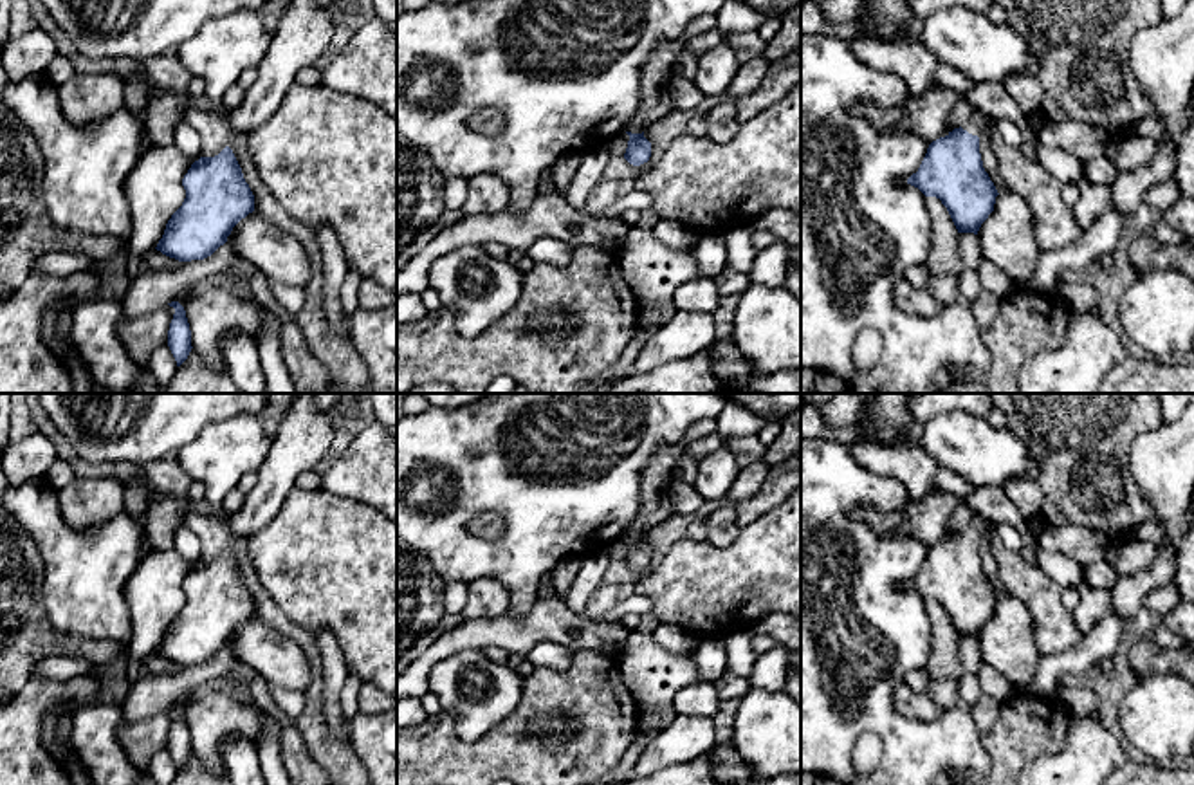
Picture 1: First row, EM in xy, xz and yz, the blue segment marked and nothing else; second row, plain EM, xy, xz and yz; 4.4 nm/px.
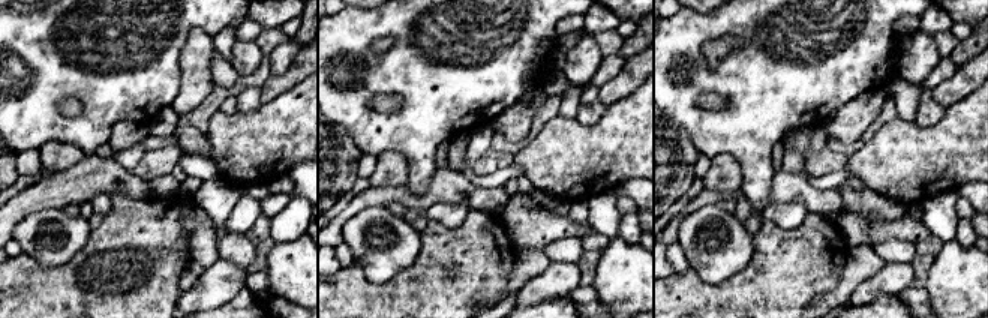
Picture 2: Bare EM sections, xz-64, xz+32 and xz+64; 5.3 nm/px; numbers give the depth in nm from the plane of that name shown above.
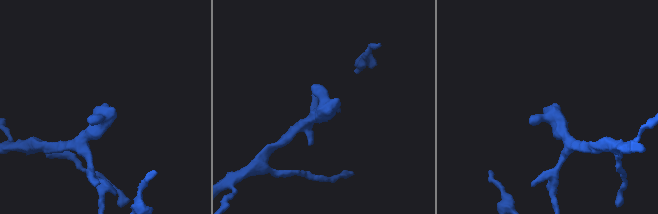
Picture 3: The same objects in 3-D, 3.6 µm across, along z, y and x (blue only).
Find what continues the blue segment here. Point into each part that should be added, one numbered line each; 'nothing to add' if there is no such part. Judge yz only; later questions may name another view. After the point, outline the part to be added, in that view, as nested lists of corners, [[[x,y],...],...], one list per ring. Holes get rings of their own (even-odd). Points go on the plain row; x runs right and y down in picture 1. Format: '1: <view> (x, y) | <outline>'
1: yz (976, 526) | [[[965,511],[967,522],[963,523],[961,532],[967,534],[972,540],[979,540],[983,534],[988,534],[990,522],[974,513],[974,511]]]

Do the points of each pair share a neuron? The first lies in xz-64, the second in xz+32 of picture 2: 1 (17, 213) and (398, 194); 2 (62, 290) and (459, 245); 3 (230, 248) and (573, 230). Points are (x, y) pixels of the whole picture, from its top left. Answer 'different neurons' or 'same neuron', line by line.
1: same neuron
2: same neuron
3: different neurons

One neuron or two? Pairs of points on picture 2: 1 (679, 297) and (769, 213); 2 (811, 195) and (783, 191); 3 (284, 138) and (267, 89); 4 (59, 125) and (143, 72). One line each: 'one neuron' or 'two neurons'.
1: two neurons
2: one neuron
3: two neurons
4: one neuron

